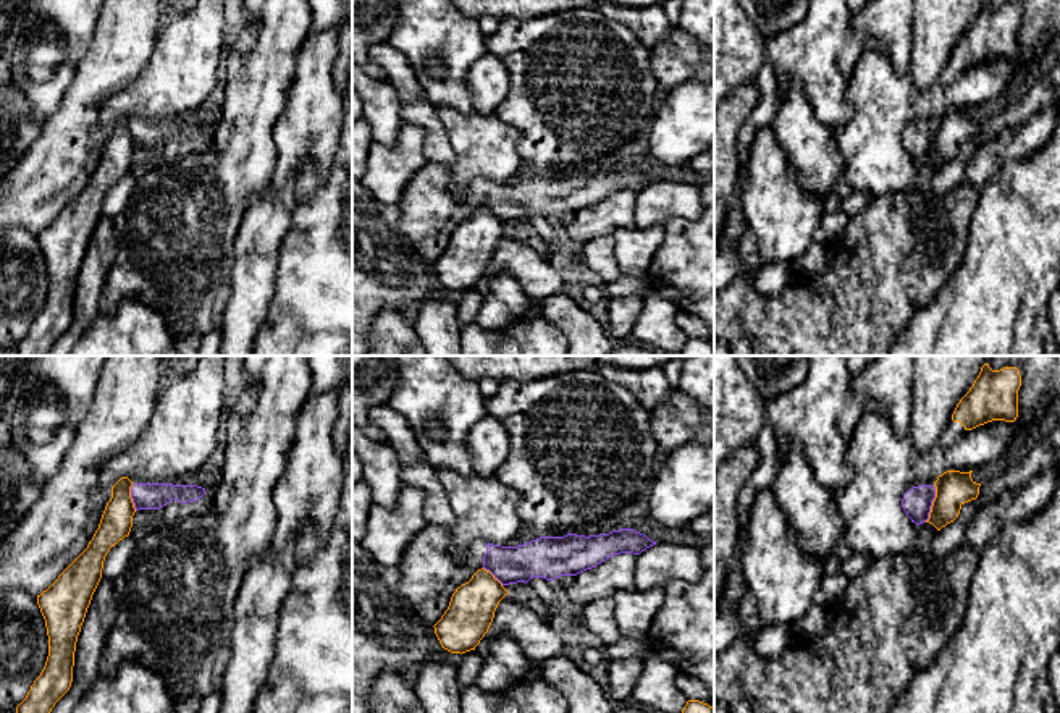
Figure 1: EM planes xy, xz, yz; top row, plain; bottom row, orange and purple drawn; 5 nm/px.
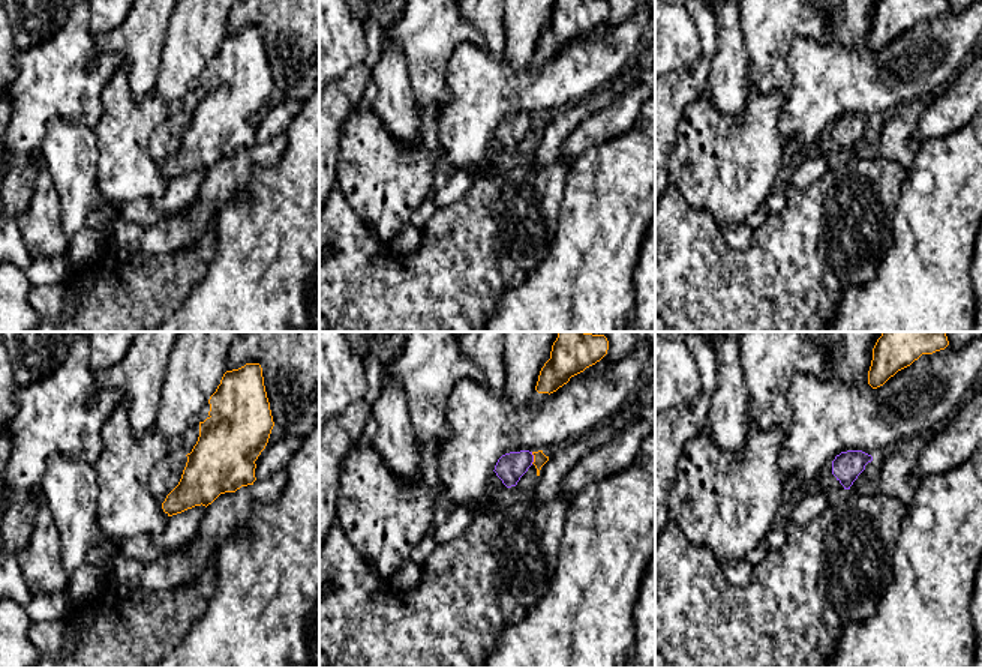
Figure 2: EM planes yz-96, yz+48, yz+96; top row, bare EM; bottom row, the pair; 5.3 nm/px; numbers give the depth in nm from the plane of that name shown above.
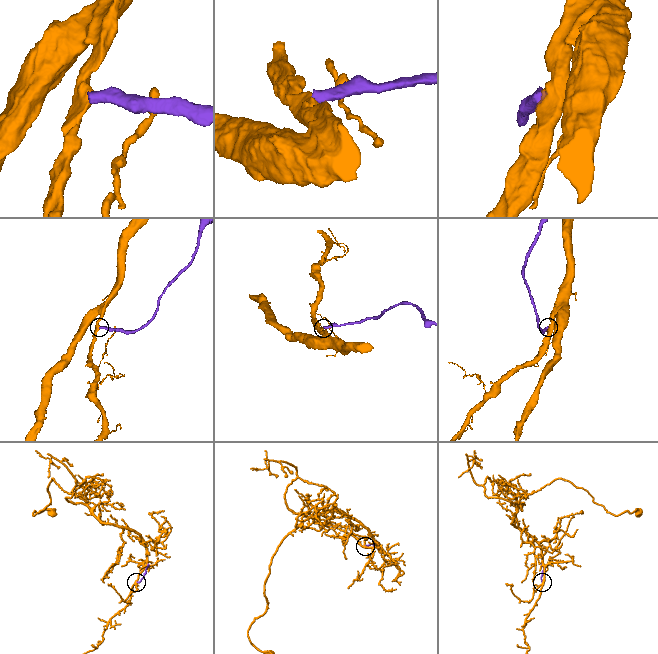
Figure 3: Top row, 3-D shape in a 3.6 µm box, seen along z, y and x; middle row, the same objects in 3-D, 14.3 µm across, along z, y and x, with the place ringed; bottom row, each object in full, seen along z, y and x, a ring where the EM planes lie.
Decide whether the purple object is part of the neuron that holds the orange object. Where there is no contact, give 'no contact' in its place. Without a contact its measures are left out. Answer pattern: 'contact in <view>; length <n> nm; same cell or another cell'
contact in yz; length 190 nm; another cell

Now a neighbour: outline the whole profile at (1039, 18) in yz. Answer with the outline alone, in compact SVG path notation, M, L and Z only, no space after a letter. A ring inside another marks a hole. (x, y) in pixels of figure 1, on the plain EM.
M987 0L992 8L1016 5L1021 13L1018 50L1037 66L1044 58L1060 58L1060 0Z

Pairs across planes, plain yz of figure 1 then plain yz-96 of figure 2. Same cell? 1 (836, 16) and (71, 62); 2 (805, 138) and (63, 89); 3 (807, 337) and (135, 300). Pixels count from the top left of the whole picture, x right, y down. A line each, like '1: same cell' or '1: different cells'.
1: same cell
2: different cells
3: same cell

